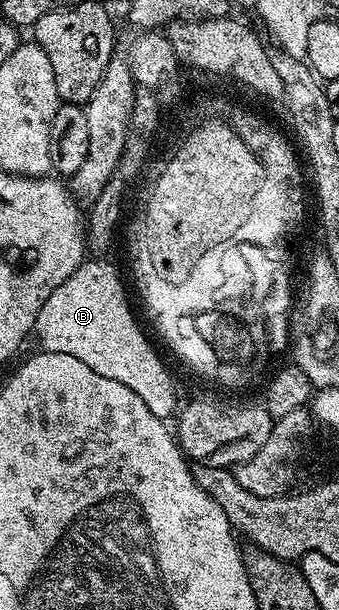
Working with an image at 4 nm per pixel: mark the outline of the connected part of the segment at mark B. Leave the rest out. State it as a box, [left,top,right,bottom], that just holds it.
[33,262,180,420]

